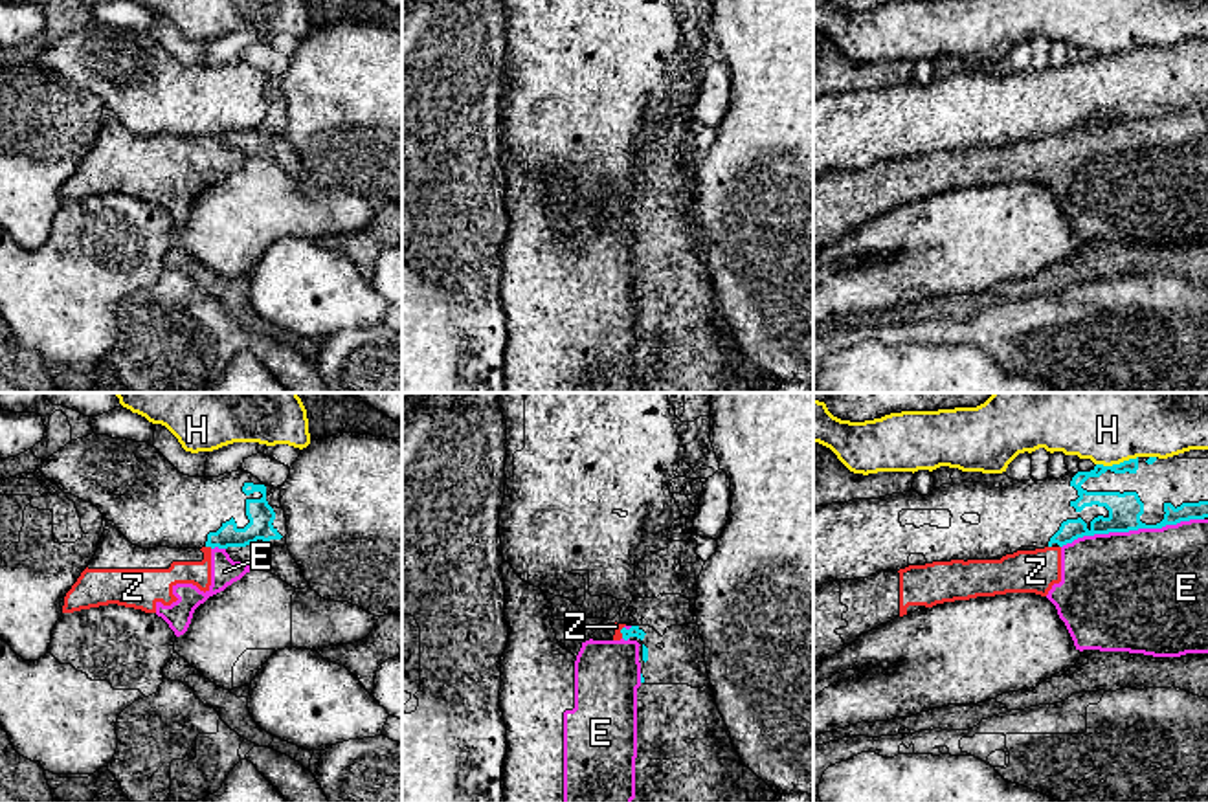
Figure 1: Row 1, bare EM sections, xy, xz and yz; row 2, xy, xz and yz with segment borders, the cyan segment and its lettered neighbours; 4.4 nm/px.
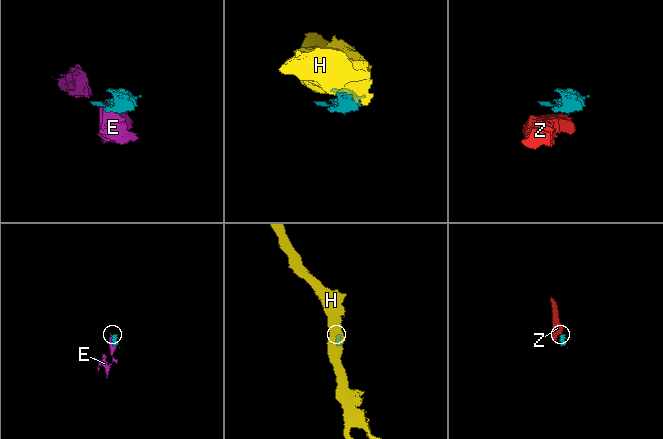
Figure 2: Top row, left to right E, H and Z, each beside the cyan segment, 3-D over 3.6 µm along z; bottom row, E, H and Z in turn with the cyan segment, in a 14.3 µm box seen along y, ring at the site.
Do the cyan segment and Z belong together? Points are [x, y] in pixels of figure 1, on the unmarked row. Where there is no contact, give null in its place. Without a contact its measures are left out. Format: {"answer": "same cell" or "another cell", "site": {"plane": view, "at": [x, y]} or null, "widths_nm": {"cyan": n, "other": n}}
{"answer": "another cell", "site": {"plane": "xy", "at": [210, 134]}, "widths_nm": {"cyan": 110, "other": 110}}

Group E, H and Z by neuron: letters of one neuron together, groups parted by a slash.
E Z / H

